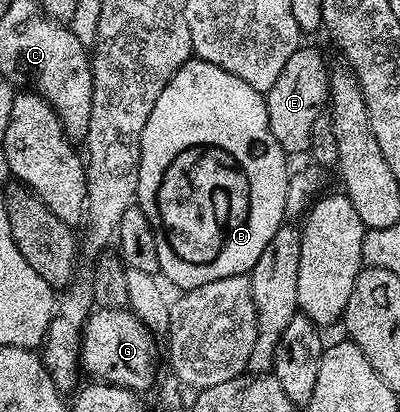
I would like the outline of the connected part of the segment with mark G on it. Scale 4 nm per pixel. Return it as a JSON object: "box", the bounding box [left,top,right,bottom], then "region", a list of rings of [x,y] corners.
{"box":[81,308,159,392],"region":[[[129,308],[95,309],[82,329],[81,369],[85,373],[87,370],[91,374],[89,377],[99,382],[143,392],[150,385],[153,387],[159,377],[158,350],[154,347],[154,338],[155,335]]]}

